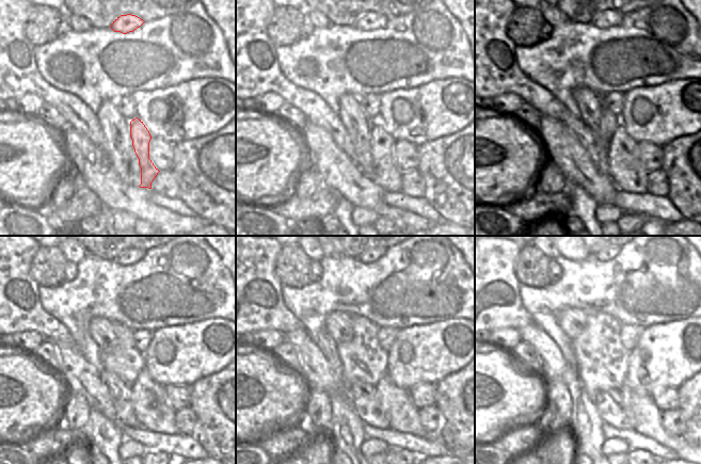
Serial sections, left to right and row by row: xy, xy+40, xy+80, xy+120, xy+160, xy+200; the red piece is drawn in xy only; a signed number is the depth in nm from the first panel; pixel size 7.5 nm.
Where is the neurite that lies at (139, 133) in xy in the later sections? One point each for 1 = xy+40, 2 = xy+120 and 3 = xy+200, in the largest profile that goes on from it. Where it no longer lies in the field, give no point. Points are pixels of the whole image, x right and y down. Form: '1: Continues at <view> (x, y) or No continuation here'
1: Continues at xy+40 (386, 175)
2: Continues at xy+120 (152, 408)
3: Continues at xy+200 (648, 417)

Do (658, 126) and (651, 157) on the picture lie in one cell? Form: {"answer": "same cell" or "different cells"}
{"answer": "different cells"}

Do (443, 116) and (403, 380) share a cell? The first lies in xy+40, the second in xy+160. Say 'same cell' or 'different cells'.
same cell

